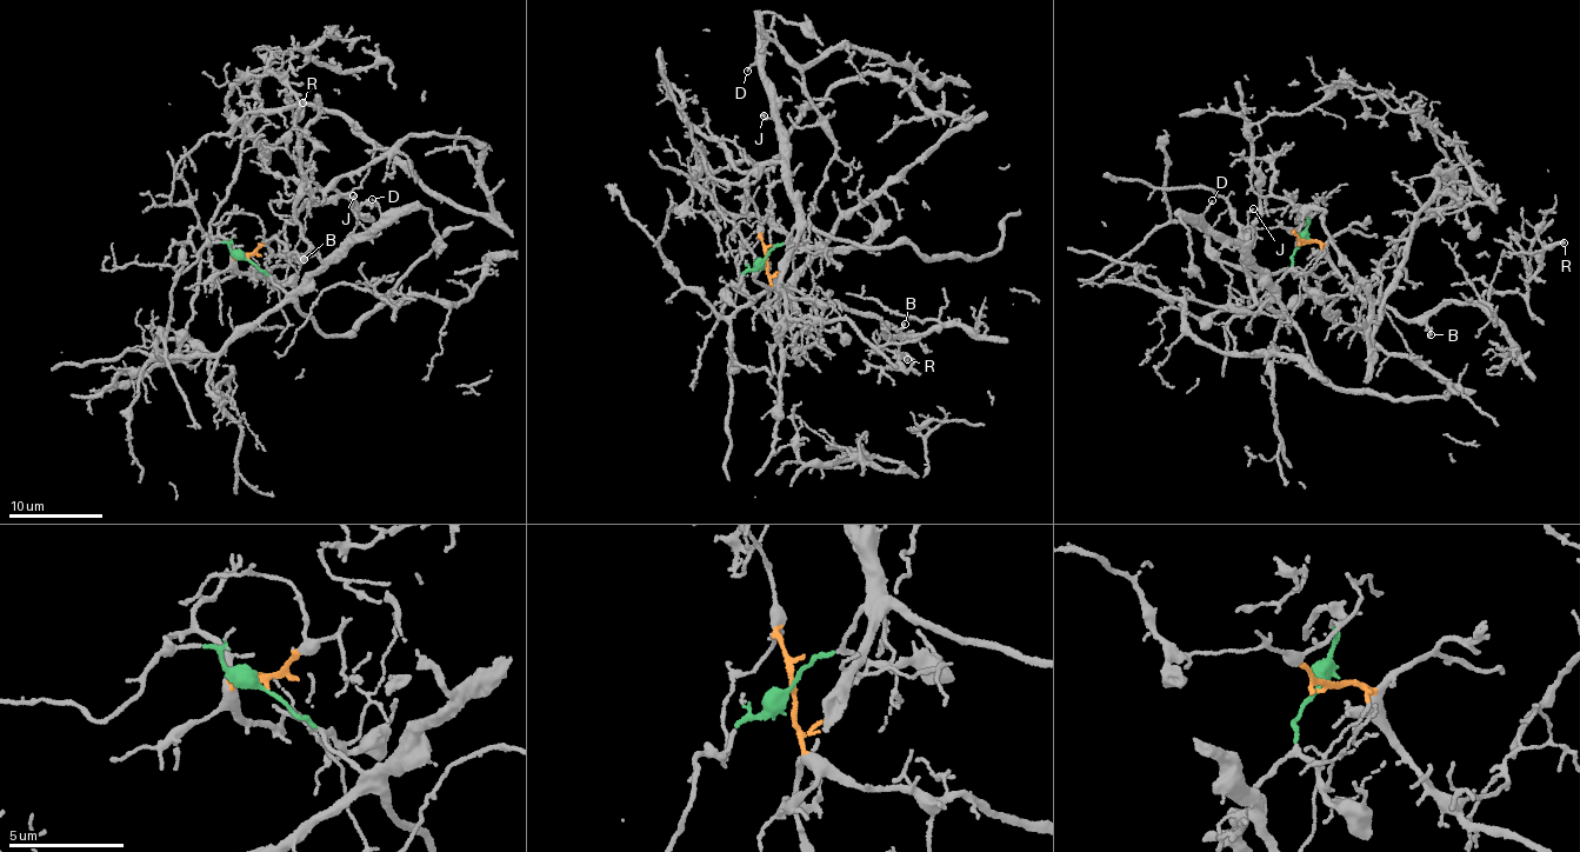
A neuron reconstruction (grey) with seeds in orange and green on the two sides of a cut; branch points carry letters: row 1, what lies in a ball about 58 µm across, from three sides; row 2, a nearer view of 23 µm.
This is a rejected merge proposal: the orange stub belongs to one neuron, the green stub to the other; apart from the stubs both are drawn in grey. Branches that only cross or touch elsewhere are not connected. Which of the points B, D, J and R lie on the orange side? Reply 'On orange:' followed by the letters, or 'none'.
On orange: B, R

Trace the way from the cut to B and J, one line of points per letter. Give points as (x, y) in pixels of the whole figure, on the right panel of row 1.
B: (1301, 243), (1317, 239), (1325, 245), (1325, 258), (1357, 292), (1398, 315), (1414, 319), (1432, 334)
J: (1301, 243), (1275, 284), (1251, 253), (1253, 238), (1247, 219), (1254, 210)

